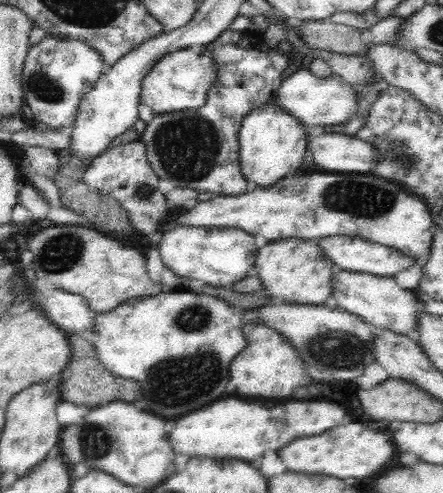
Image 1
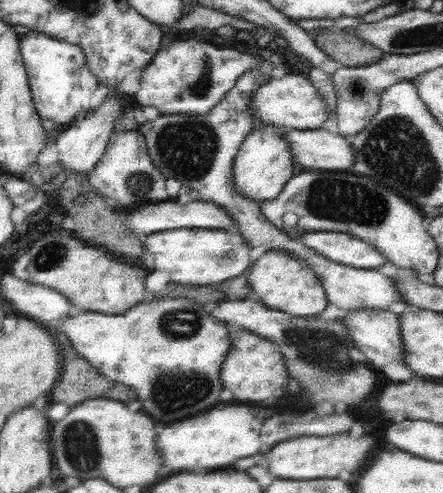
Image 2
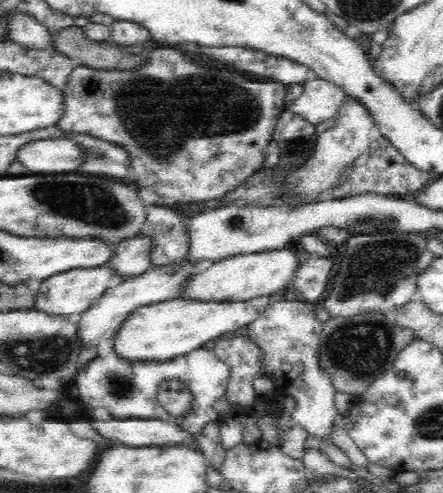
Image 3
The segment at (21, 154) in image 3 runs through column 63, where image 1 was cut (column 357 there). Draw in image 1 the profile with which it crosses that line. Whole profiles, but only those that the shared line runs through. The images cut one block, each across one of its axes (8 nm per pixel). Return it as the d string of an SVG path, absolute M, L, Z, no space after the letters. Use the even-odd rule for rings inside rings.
M307 134L307 150L315 166L323 170L335 170L335 172L369 172L375 166L375 160L377 160L375 154L379 154L369 142L343 136L343 134L321 134L315 138Z

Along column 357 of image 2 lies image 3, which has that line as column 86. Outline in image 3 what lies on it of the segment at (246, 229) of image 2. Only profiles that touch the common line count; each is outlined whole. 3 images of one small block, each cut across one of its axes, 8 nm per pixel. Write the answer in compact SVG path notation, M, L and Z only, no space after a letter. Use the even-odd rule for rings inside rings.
M110 260L98 268L78 268L78 270L70 270L58 276L50 276L48 280L42 282L40 292L36 294L36 312L44 312L48 316L58 316L58 318L68 318L70 314L84 314L86 310L90 310L92 306L98 304L98 300L102 298L102 294L108 290L106 284L112 278L114 268L110 264Z

